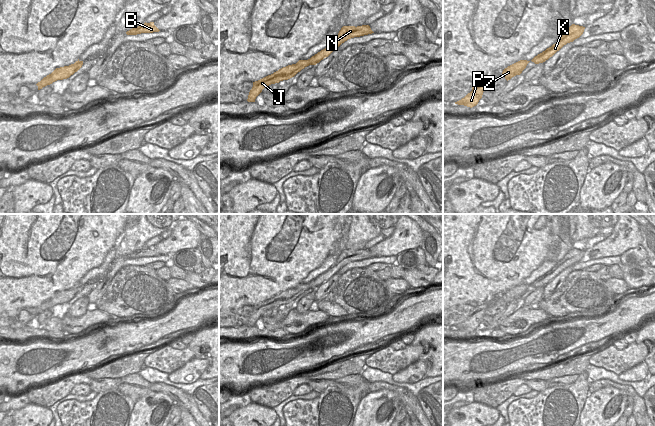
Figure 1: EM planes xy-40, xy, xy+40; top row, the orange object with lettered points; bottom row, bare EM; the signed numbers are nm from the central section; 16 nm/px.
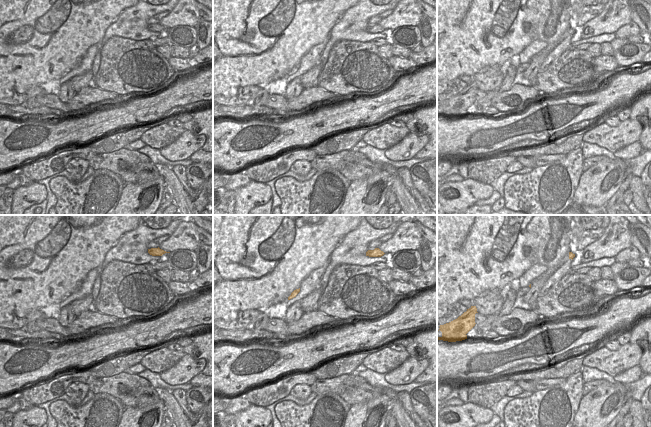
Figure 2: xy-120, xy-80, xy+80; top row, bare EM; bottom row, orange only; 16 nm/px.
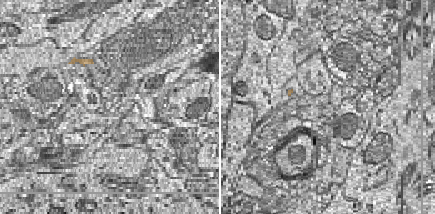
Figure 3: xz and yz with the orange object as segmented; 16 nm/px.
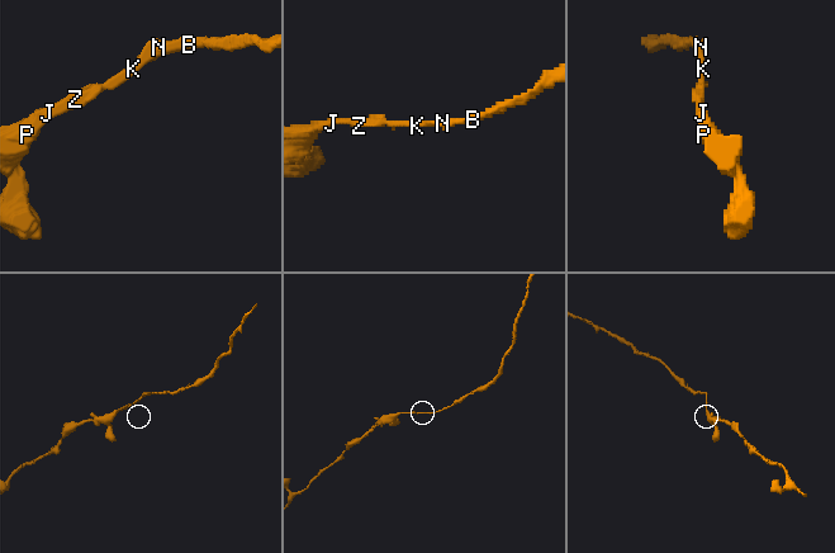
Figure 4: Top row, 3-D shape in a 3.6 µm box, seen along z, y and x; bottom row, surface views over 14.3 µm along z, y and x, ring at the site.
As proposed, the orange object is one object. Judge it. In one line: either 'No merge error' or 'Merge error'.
No merge error

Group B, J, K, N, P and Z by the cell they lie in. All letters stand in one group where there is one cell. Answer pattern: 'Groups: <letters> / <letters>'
Groups: B J K N P Z

